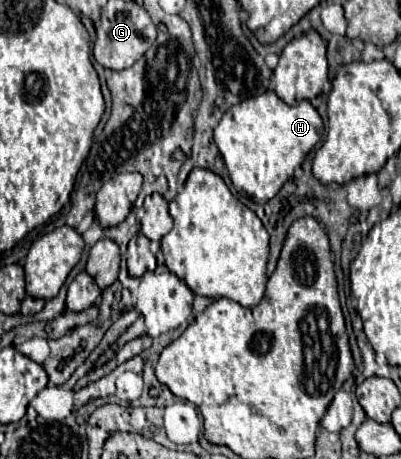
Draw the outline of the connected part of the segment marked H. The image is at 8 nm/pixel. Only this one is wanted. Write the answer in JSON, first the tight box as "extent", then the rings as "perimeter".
{"extent":[213,92,323,204],"perimeter":[[[265,92],[231,106],[213,130],[213,136],[233,186],[243,190],[255,204],[265,204],[277,196],[281,186],[293,176],[295,168],[321,140],[323,120],[309,102],[289,106],[275,92]]]}

